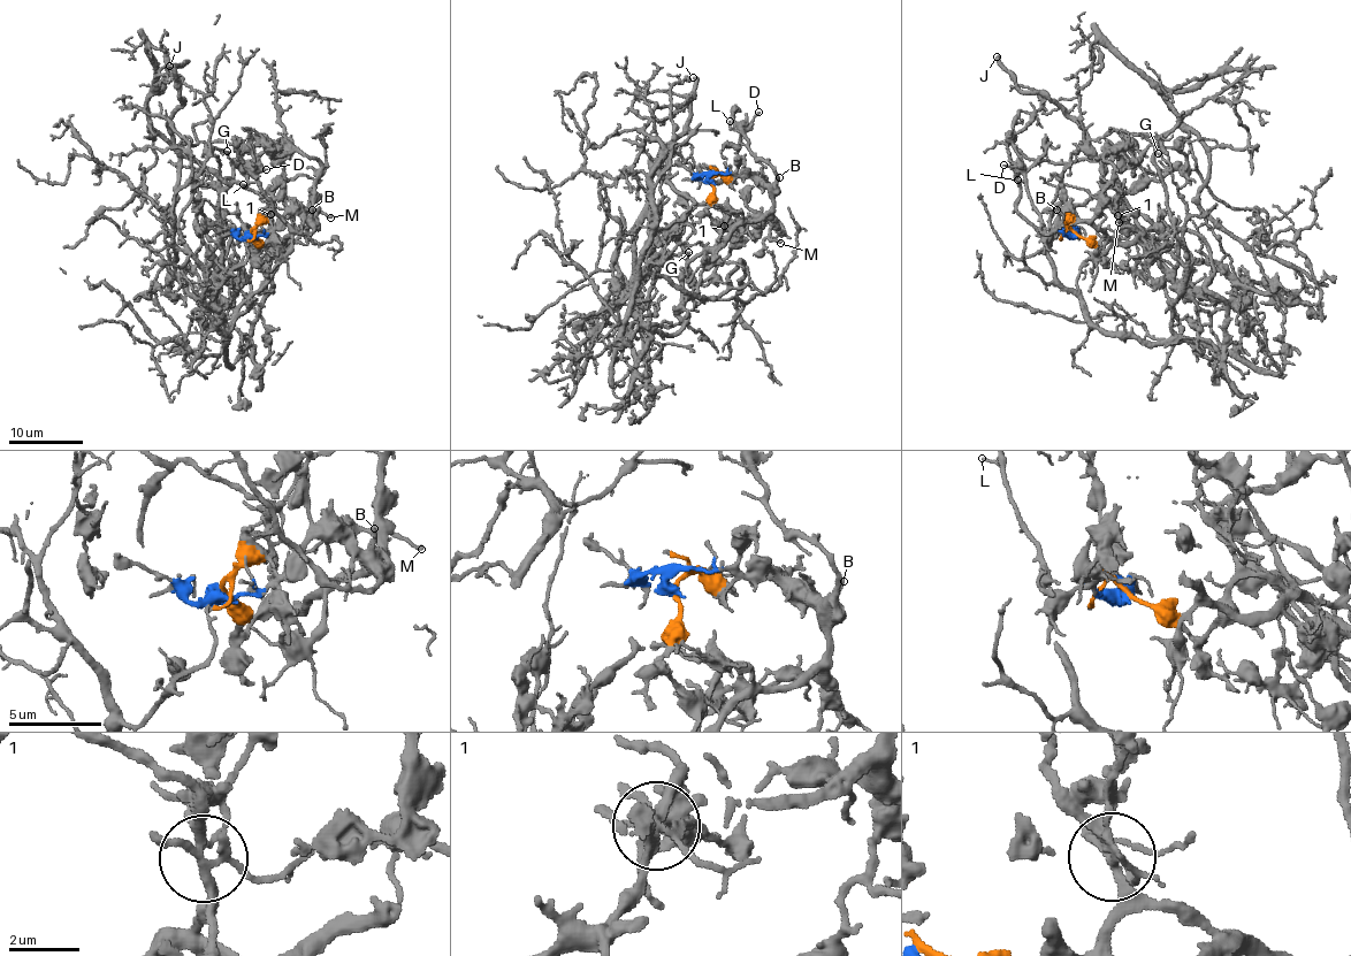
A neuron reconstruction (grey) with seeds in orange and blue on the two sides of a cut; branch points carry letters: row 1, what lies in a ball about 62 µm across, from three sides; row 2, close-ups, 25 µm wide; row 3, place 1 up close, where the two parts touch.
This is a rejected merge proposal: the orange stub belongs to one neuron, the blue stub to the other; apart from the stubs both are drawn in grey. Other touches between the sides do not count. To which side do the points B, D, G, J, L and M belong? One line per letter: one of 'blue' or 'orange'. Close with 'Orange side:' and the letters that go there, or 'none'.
B: blue
D: blue
G: orange
J: orange
L: blue
M: blue
Orange side: G, J

